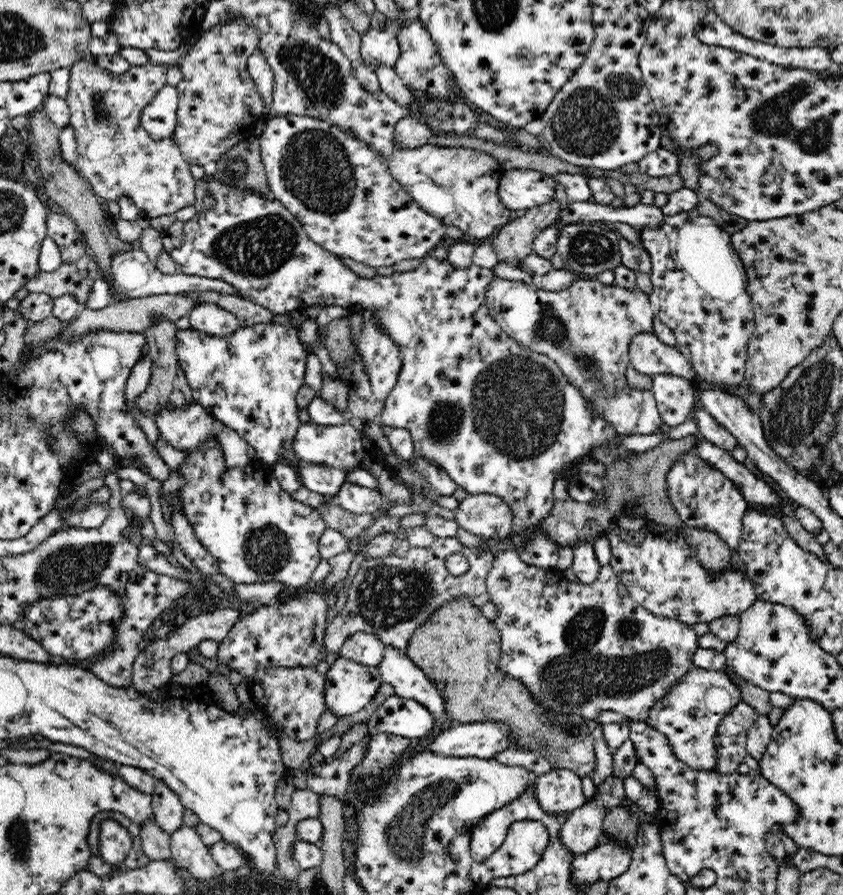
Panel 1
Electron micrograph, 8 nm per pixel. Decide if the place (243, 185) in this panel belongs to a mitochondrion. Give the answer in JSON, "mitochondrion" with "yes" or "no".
{"mitochondrion":"no"}

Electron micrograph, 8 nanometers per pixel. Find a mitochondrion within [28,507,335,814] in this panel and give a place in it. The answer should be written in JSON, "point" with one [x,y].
{"point":[69,567]}

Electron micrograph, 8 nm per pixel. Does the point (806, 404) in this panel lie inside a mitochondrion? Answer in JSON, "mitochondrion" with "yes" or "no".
{"mitochondrion":"yes"}

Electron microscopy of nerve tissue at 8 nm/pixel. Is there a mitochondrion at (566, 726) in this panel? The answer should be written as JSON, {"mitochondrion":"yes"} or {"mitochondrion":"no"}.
{"mitochondrion":"yes"}

